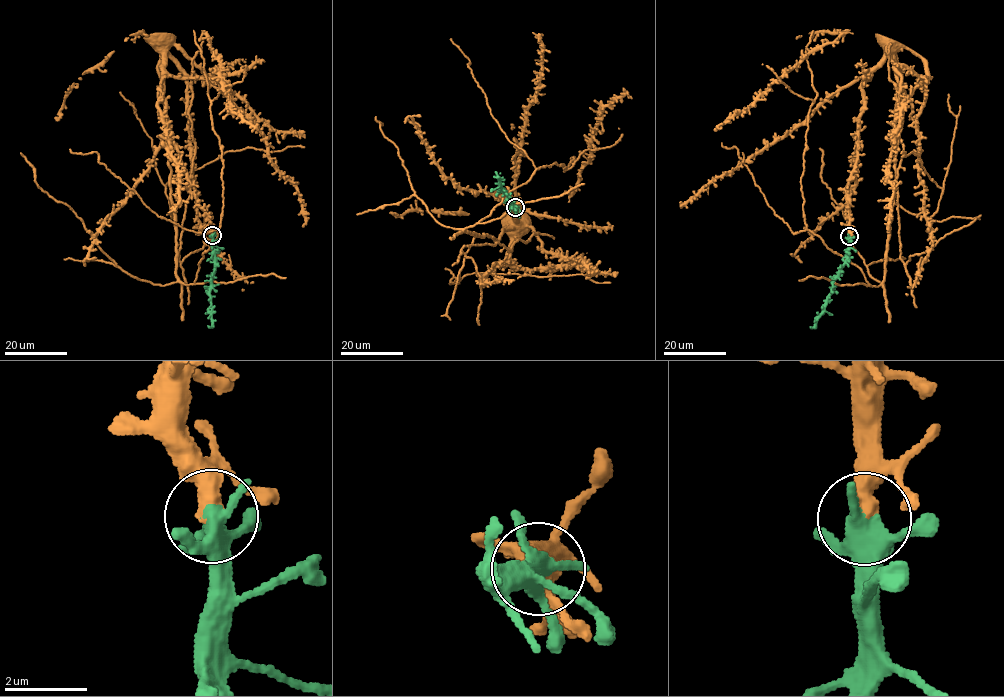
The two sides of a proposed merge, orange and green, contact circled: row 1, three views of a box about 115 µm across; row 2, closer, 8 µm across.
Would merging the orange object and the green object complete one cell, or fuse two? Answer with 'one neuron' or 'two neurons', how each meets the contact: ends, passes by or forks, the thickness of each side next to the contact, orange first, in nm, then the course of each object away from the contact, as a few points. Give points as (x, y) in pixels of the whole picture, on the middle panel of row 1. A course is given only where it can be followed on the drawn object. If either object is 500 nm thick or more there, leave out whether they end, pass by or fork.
one neuron | orange ends | green forks | 440/360 nm | orange via (515, 206), (505, 200), (515, 221), (498, 238), (460, 231), (537, 169), (600, 148), (593, 138), (568, 202) | green via (515, 206), (509, 206), (495, 172)

